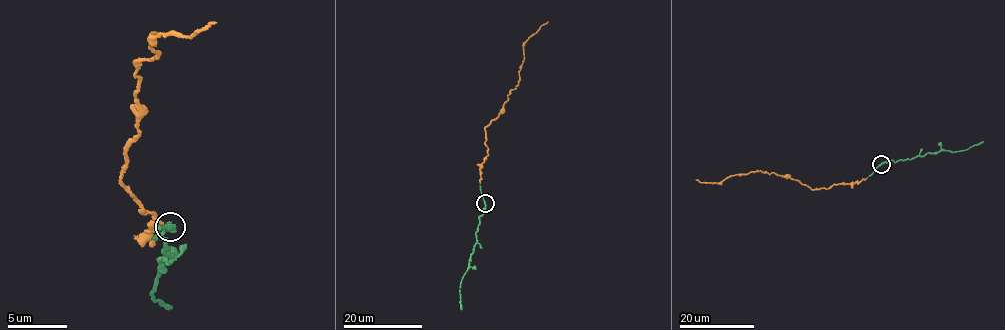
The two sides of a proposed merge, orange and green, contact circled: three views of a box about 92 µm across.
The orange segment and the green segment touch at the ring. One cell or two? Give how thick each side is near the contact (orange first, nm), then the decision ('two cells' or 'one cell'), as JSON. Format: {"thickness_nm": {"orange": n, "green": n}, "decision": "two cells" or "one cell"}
{"thickness_nm": {"orange": 90, "green": 240}, "decision": "one cell"}

